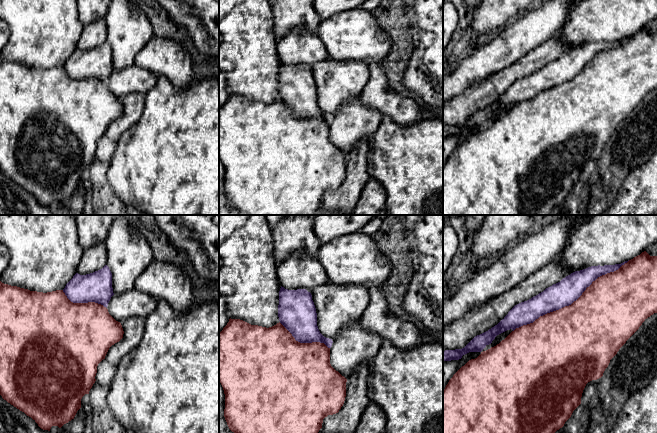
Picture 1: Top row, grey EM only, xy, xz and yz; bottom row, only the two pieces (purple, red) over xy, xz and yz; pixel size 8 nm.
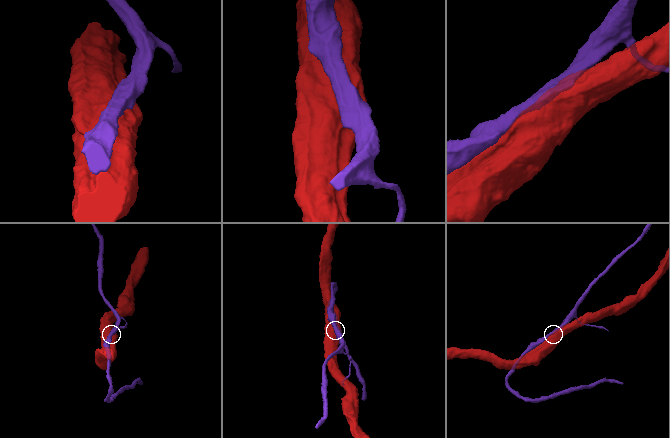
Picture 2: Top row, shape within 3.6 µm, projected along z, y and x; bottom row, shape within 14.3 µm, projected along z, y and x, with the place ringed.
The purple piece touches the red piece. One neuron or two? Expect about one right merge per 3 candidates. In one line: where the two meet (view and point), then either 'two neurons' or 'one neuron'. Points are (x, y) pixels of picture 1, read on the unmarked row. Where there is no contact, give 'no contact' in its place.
contact yz (571, 79); two neurons

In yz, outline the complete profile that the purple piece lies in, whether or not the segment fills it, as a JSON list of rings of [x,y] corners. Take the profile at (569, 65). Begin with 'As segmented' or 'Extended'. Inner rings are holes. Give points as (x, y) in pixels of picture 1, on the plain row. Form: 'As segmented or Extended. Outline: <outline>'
As segmented. Outline: [[[627,38],[591,42],[571,49],[538,71],[515,81],[497,101],[475,112],[464,124],[445,126],[443,137],[459,136],[469,128],[481,128],[497,111],[510,105],[514,107],[523,101],[533,99],[540,92],[571,81],[598,53],[618,46]]]

